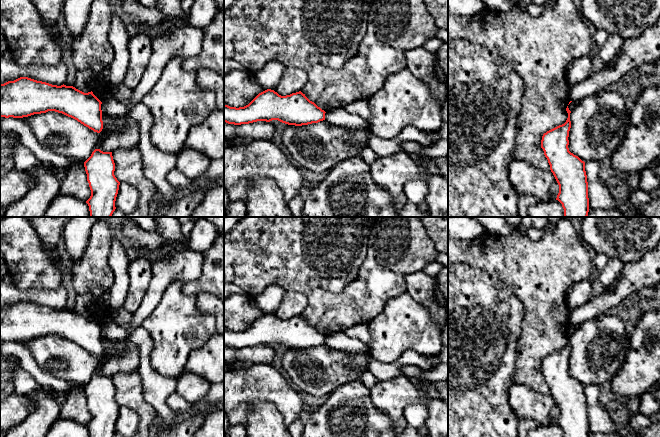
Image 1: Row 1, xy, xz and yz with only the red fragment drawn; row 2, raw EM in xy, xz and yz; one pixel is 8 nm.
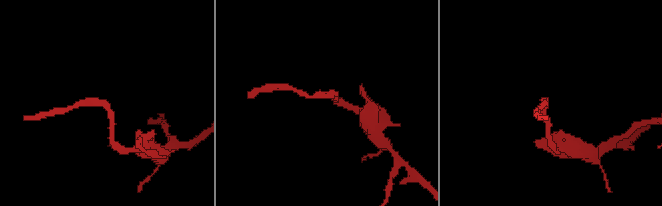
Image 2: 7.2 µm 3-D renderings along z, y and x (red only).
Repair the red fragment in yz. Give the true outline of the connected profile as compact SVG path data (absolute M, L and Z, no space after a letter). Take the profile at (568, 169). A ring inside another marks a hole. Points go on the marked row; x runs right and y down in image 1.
M568 106L566 108L568 118L566 122L543 134L541 148L550 165L558 185L558 200L564 209L564 217L587 217L589 212L588 182L585 171L585 162L578 156L569 151L569 131L571 128L570 113Z

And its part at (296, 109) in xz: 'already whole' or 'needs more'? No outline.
already whole

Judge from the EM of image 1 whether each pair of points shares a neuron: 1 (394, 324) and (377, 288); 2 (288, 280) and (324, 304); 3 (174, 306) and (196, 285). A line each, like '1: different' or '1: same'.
1: different
2: different
3: different

